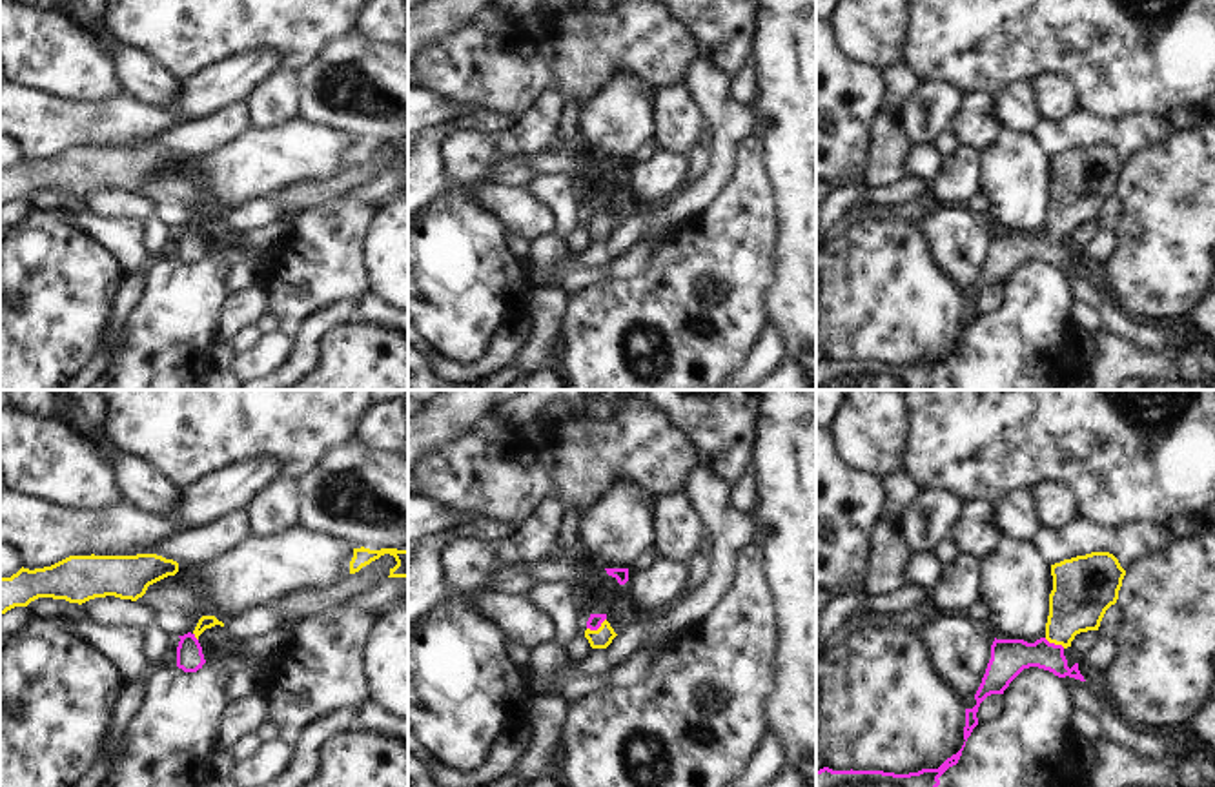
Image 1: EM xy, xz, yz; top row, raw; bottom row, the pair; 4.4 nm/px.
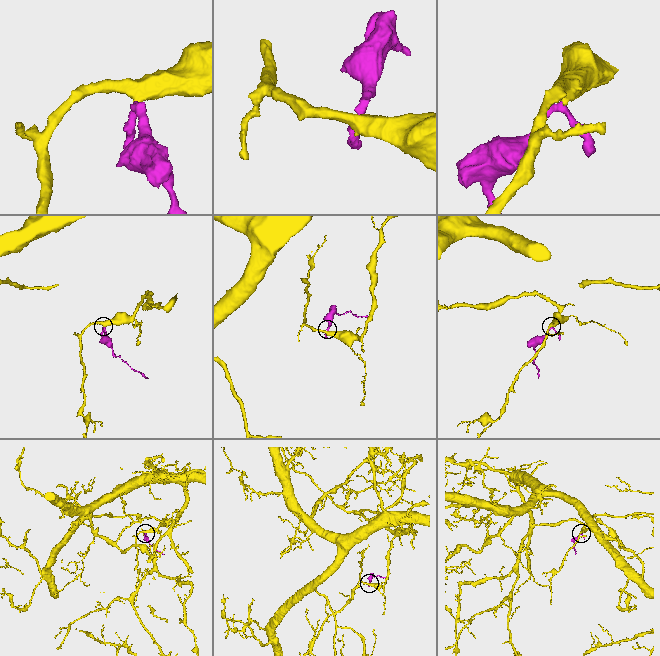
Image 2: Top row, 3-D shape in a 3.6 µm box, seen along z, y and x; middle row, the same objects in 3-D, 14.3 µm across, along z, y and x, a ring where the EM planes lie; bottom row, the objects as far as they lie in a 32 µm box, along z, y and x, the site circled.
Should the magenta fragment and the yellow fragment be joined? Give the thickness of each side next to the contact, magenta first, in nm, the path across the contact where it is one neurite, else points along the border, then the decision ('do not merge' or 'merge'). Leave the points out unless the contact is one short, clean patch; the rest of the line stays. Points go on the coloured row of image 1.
calibres 70 and 90 nm; way xz (594, 622), (596, 629), (602, 638); merge

